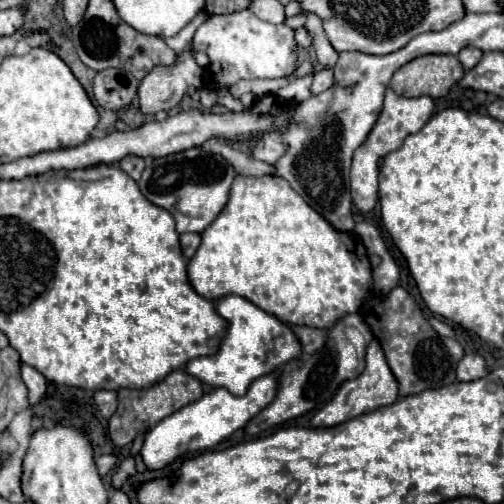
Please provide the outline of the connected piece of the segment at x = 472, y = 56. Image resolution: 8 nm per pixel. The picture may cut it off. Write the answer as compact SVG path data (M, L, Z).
M463 48L457 56L459 56L459 60L461 60L463 68L465 68L465 70L471 70L471 68L481 60L483 52L481 52L479 48Z

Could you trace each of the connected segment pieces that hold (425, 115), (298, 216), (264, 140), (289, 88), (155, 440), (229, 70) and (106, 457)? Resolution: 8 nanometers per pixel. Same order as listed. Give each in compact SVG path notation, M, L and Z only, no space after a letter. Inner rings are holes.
M387 88L385 92L385 102L381 108L381 114L373 126L373 130L369 132L367 140L355 150L353 154L353 166L351 166L351 198L353 204L359 208L359 212L367 214L375 208L377 204L377 172L379 172L379 162L393 150L397 150L405 136L419 132L427 120L433 114L433 98L429 96L419 96L419 98L405 98L395 94L391 88Z
M235 176L229 200L219 216L203 230L201 244L187 264L187 274L193 290L207 300L237 294L285 324L313 328L329 328L341 316L359 312L361 302L373 290L371 264L361 240L351 232L345 240L345 234L337 232L321 214L317 214L281 176Z
M263 134L255 148L253 148L253 158L263 160L267 164L277 164L277 160L285 154L285 144L281 142L281 136L277 134Z
M309 76L307 78L299 78L299 80L287 84L285 88L279 88L275 94L279 94L285 100L295 100L295 102L309 100L313 96L311 90L309 90Z
M267 374L257 378L247 394L233 396L225 388L215 388L209 394L205 394L201 400L187 404L185 408L173 412L165 420L161 420L155 428L147 432L145 444L141 448L143 460L151 470L165 468L169 462L173 462L177 456L191 452L191 450L207 450L215 444L219 444L223 438L233 434L235 430L243 428L257 412L261 412L265 406L269 406L277 396L277 374Z
M249 8L229 16L207 16L197 28L193 50L201 50L211 58L207 82L215 88L229 88L241 78L281 78L297 68L297 42L295 32L285 24L271 24L259 20Z
M101 454L95 458L95 464L97 464L101 476L105 476L109 470L113 470L117 466L117 462L119 462L119 458L115 454Z

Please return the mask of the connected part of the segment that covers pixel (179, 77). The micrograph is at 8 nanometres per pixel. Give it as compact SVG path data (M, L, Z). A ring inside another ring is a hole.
M193 50L179 54L171 66L149 72L139 84L139 108L143 114L157 114L175 108L187 88L203 86L203 70L195 64Z

